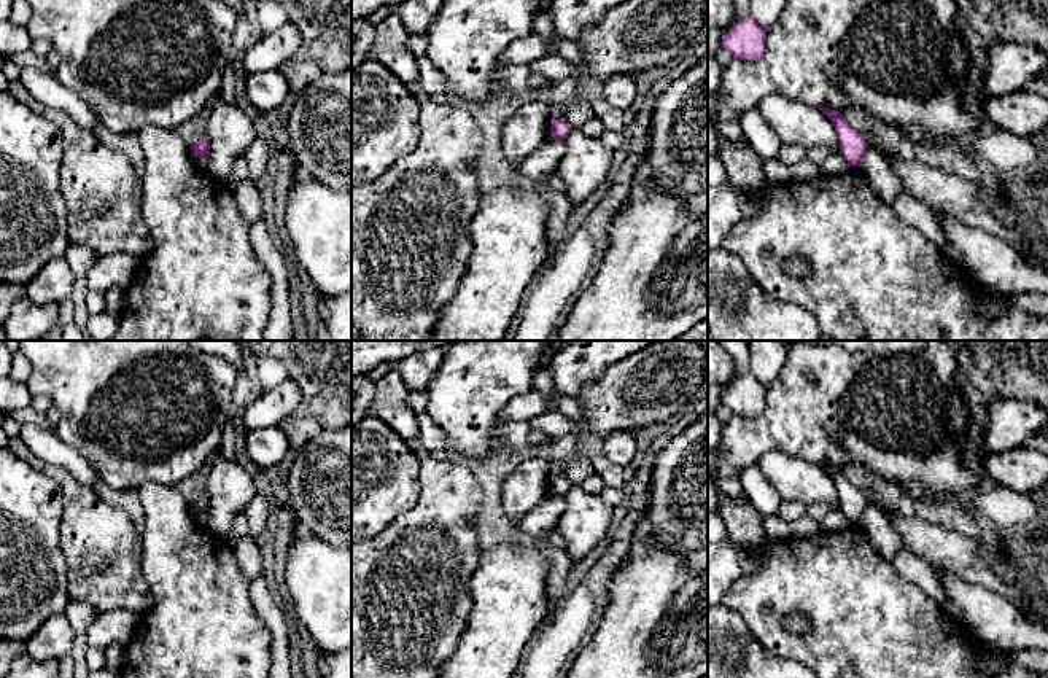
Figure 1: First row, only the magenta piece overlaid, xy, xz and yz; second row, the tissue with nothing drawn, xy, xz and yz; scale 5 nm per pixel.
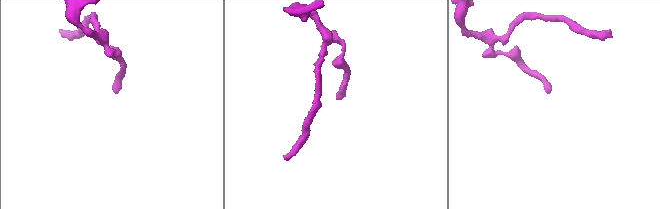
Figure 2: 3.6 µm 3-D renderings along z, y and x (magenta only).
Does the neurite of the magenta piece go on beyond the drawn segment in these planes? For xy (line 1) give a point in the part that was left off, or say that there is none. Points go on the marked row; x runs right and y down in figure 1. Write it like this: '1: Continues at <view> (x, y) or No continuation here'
1: No continuation here

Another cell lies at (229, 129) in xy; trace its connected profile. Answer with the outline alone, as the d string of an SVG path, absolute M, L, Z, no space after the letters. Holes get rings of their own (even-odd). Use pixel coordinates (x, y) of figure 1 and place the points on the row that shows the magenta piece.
M219 94L213 97L205 135L210 140L208 173L226 181L234 162L245 156L256 137L251 118L234 102Z

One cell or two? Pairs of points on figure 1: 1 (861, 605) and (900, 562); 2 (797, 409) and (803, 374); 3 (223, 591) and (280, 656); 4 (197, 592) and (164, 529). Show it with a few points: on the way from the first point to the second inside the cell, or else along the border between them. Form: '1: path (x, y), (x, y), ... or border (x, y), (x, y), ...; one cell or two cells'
1: border (889, 561), (904, 578), (923, 591); two cells
2: path (803, 401), (803, 382); one cell
3: border (255, 611), (271, 632), (272, 661); two cells
4: path (194, 576), (180, 561), (180, 553), (174, 545); one cell

